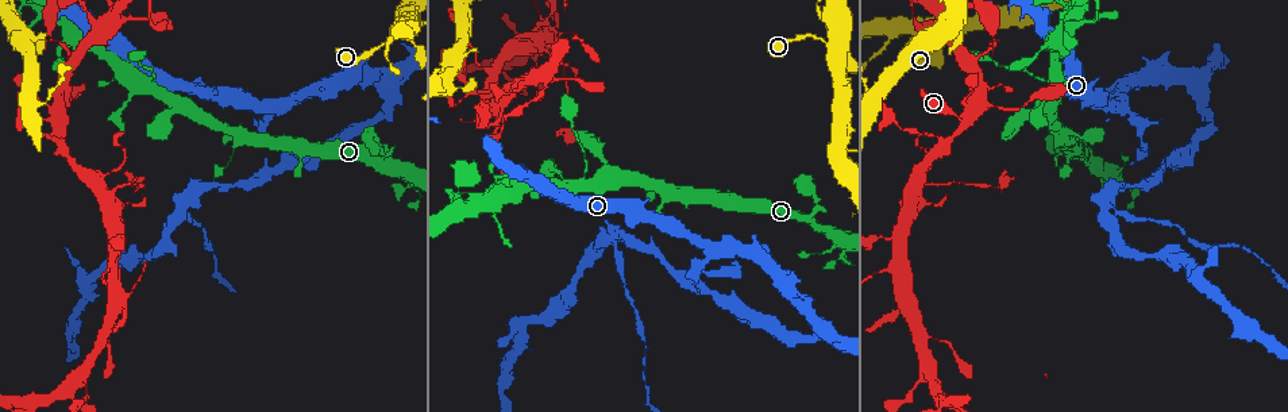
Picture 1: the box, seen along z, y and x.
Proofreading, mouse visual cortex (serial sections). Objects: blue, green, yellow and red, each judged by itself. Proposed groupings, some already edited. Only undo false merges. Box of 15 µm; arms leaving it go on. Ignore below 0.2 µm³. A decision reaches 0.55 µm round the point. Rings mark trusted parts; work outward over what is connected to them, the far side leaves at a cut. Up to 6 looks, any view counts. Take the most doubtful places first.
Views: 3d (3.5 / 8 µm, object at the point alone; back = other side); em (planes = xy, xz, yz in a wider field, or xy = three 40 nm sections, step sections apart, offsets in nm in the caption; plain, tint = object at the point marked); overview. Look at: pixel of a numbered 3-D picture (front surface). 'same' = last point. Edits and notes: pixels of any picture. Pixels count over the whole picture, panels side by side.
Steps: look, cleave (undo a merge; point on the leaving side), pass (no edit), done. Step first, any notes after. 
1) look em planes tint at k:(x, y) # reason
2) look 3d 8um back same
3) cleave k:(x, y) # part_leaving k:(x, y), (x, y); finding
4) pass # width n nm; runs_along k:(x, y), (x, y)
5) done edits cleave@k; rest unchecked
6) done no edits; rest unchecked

look 3d 3.5um at 1:(185, 205) # three arms meet

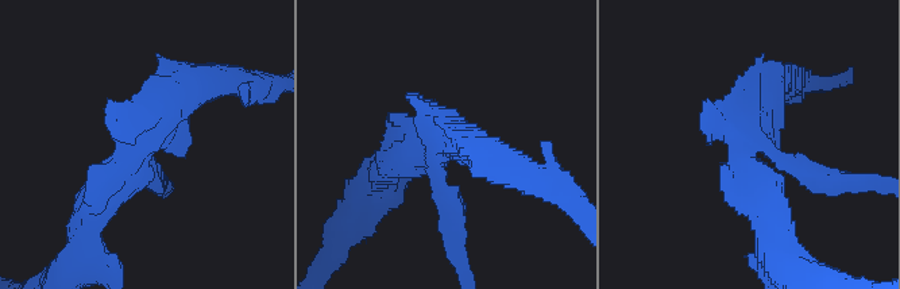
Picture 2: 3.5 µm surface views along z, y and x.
look em xy step 2 tint at 2:(146, 135)

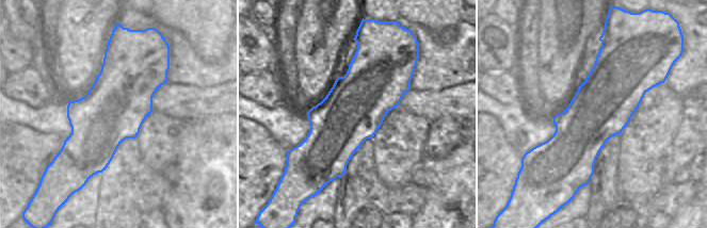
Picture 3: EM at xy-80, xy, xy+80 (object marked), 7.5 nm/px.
look em xy step 1 tint same # cut it another way

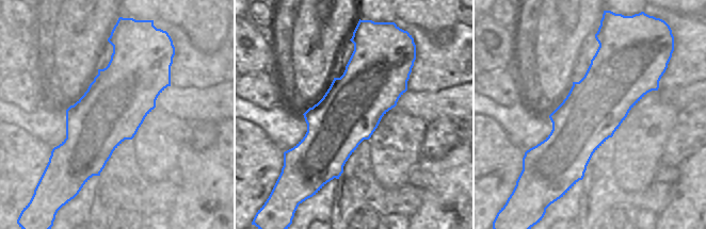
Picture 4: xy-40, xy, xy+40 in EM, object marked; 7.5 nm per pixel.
pass # one cell here

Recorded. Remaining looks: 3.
look 3d 8um at 1:(645, 345) # a narrow waist

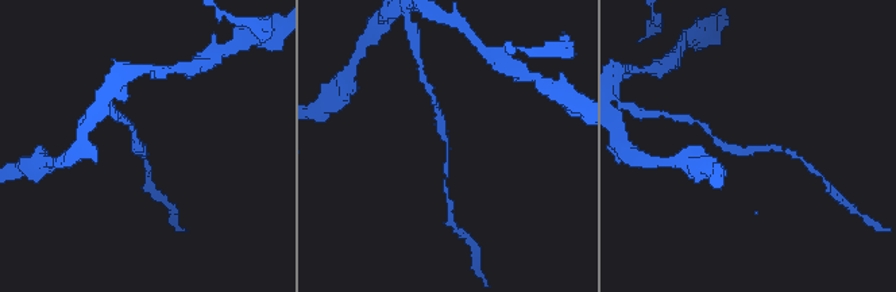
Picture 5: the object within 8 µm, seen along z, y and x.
look 3d 3.5um back at 5:(448, 143) # zoom in

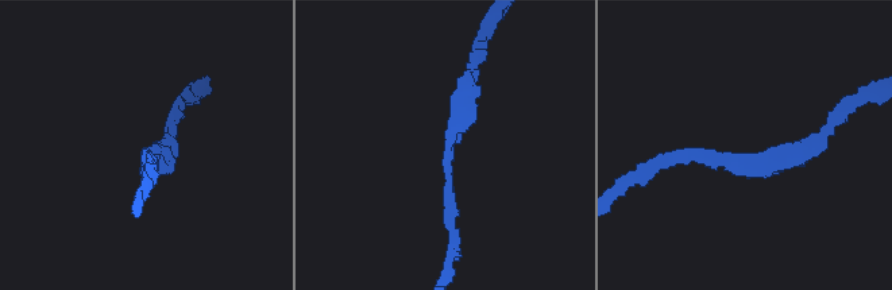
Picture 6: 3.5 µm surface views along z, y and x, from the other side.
pass # arm_widths 150, 200 nm; continuous, no second cell

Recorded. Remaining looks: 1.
done no edits; rest unchecked

